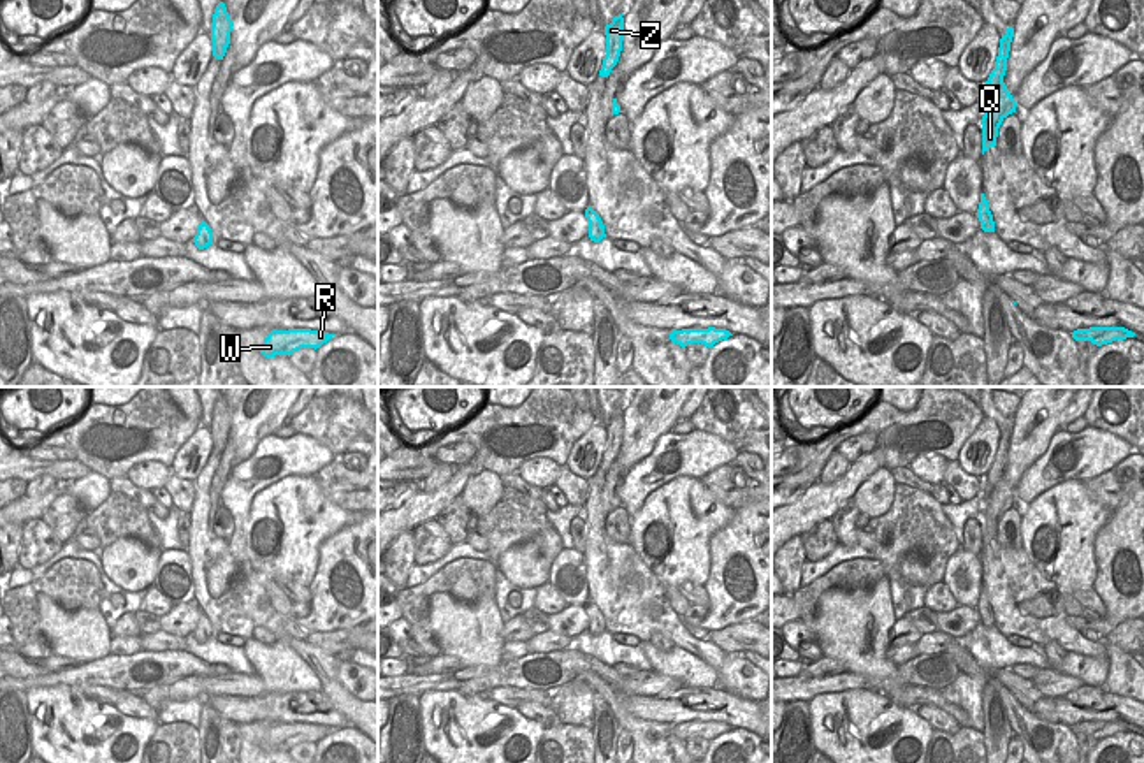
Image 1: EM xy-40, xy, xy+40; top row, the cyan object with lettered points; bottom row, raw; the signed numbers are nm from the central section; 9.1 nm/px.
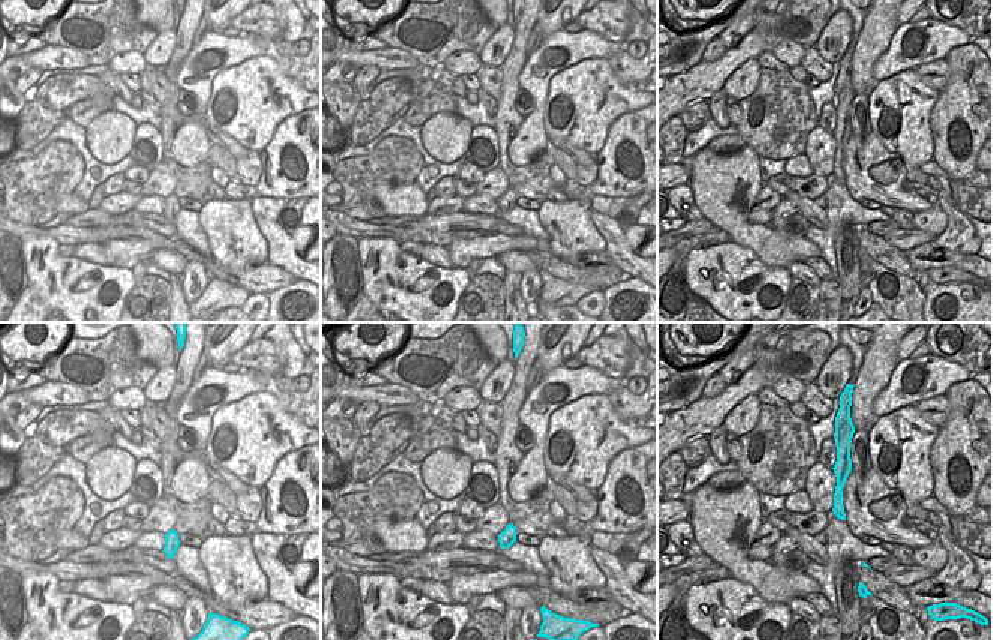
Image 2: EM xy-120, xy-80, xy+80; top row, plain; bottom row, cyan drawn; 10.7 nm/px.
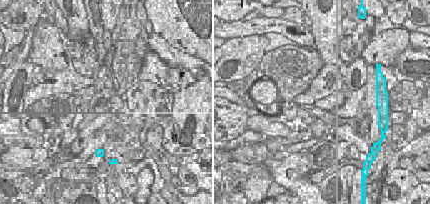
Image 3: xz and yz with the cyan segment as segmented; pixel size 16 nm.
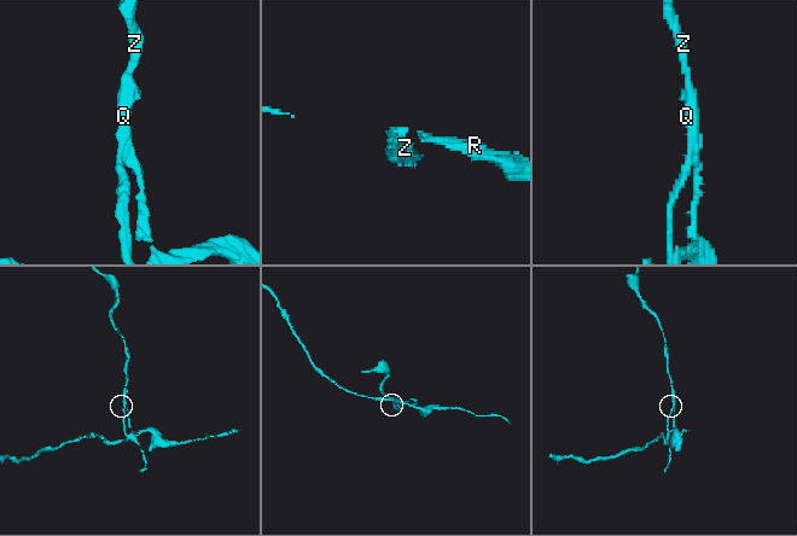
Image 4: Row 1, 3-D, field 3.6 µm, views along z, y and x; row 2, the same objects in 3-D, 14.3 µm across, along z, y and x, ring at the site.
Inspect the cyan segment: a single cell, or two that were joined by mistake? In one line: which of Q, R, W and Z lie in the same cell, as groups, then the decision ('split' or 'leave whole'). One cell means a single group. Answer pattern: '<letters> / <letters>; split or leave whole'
Q Z / R W; split

